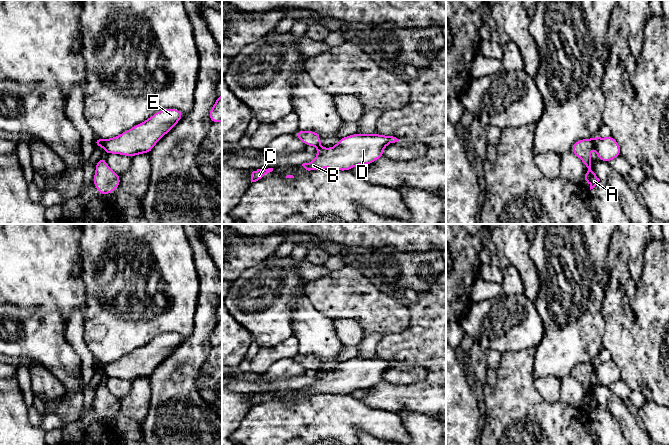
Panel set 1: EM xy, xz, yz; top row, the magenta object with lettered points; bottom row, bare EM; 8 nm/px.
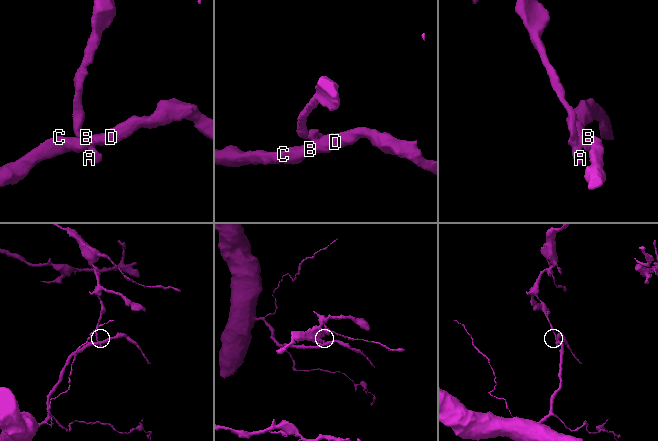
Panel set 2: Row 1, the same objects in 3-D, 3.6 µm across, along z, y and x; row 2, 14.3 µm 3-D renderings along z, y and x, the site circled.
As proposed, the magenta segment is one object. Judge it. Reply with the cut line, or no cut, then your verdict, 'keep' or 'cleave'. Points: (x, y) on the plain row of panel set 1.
cut in yz along (594, 363), (592, 368); cleave

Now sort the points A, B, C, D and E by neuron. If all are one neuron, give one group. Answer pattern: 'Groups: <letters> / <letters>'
Groups: A / B C D E

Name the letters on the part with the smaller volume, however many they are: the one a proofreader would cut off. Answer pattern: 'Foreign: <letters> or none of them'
Foreign: A

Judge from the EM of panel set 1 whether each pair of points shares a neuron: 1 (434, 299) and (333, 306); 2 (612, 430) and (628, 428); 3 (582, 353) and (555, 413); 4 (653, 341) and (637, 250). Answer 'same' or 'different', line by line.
1: different
2: different
3: different
4: different

